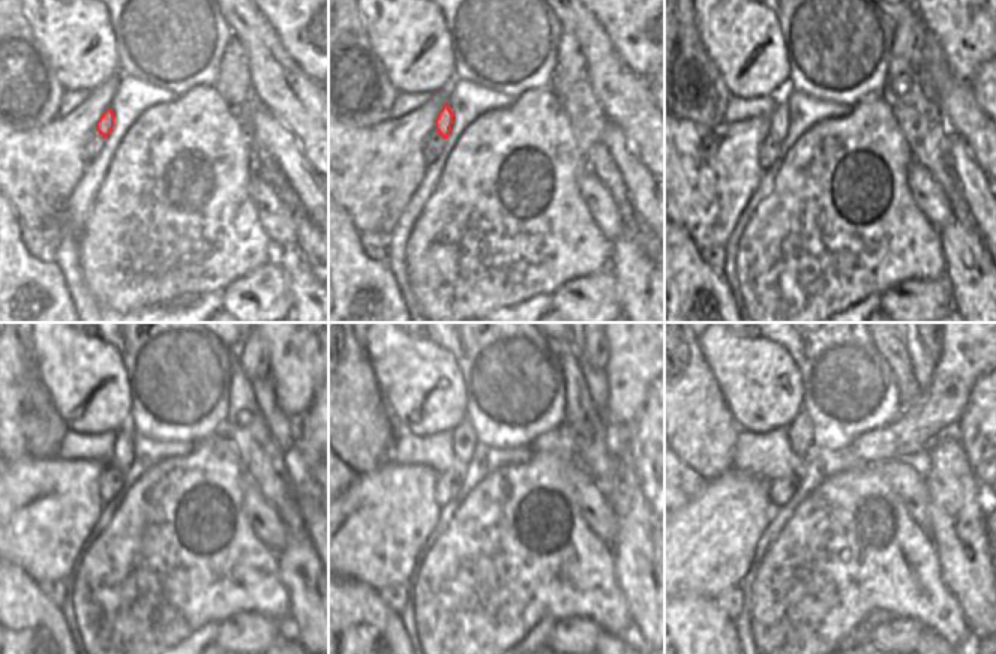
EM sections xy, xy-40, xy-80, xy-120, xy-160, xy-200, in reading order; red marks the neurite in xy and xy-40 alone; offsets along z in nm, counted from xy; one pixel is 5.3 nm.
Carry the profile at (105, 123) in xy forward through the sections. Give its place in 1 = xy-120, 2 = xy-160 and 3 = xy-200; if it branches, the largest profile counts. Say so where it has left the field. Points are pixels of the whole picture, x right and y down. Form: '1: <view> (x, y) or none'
1: xy-120 (125, 444)
2: xy-160 (464, 438)
3: xy-200 (801, 429)

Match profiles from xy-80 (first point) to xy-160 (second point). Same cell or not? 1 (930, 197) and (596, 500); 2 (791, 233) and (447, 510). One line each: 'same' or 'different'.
1: same
2: different

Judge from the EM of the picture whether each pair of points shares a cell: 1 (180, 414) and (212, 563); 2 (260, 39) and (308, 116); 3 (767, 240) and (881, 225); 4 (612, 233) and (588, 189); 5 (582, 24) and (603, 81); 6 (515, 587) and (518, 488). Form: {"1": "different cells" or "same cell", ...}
{"1": "different cells", "2": "same cell", "3": "same cell", "4": "same cell", "5": "same cell", "6": "same cell"}

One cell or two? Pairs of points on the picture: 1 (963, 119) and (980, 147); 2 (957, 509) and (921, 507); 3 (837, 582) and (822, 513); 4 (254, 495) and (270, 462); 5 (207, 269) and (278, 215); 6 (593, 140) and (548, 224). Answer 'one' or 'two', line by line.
1: one
2: two
3: one
4: two
5: two
6: two

